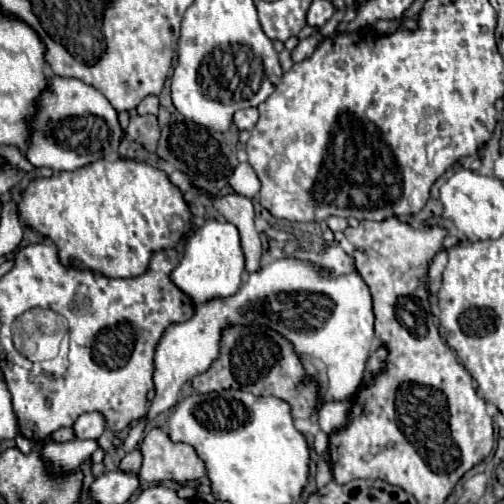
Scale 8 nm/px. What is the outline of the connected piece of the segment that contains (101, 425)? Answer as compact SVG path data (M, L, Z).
M90 412L90 414L82 414L76 422L74 422L74 434L78 440L96 440L100 438L100 434L106 430L106 422L98 412Z

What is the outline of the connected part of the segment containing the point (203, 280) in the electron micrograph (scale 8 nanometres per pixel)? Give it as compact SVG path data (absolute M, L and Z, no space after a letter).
M206 220L204 226L196 228L184 244L184 254L180 264L172 270L172 282L192 298L194 304L206 302L210 298L224 298L238 292L244 272L244 254L240 248L238 228L230 222Z

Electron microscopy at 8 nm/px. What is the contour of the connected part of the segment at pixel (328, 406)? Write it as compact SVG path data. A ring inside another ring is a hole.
M326 402L326 404L322 404L318 410L320 428L326 434L342 428L346 424L348 410L350 410L350 402Z

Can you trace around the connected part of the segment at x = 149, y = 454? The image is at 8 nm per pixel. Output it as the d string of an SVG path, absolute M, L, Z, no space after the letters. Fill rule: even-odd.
M150 428L140 444L140 452L144 456L144 464L138 472L138 478L142 482L170 482L172 480L178 484L186 484L186 482L198 482L202 476L206 476L206 464L196 454L196 450L188 444L170 442L170 438L164 430Z

